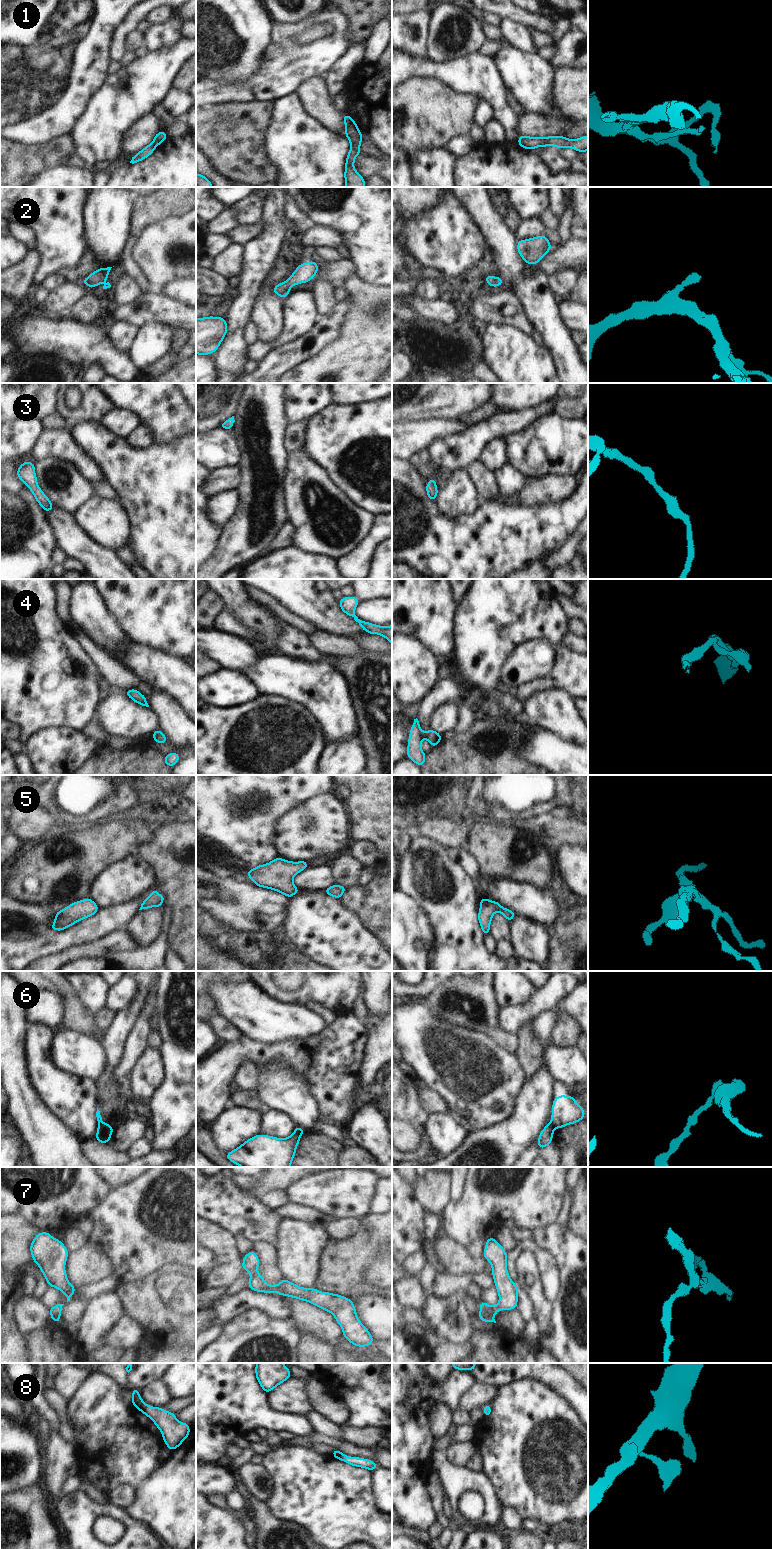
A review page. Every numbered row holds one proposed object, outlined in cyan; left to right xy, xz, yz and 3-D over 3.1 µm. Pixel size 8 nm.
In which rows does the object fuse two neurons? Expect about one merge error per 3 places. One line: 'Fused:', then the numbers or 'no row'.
Fused: 1, 6

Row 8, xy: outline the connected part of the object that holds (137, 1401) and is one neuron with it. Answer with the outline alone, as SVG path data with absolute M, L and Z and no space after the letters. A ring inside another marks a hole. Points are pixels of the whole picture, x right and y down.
M131 1389L131 1403L143 1414L149 1417L161 1431L163 1442L172 1452L181 1446L181 1443L189 1436L190 1426L176 1419L176 1413L171 1413L161 1407L147 1405L139 1395L139 1389Z

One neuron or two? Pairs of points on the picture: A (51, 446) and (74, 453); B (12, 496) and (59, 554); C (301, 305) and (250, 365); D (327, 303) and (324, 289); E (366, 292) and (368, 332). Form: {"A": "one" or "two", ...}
{"A": "one", "B": "two", "C": "two", "D": "one", "E": "one"}

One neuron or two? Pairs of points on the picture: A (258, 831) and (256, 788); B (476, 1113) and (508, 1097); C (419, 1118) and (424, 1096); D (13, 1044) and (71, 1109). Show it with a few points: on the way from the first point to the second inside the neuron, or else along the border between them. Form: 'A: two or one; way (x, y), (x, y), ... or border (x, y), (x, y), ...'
A: one; way (257, 820), (256, 799)
B: one; way (484, 1105), (492, 1097), (500, 1097)
C: two; border (418, 1090), (419, 1101), (428, 1115)
D: two; border (24, 1034), (24, 1061), (30, 1080)

